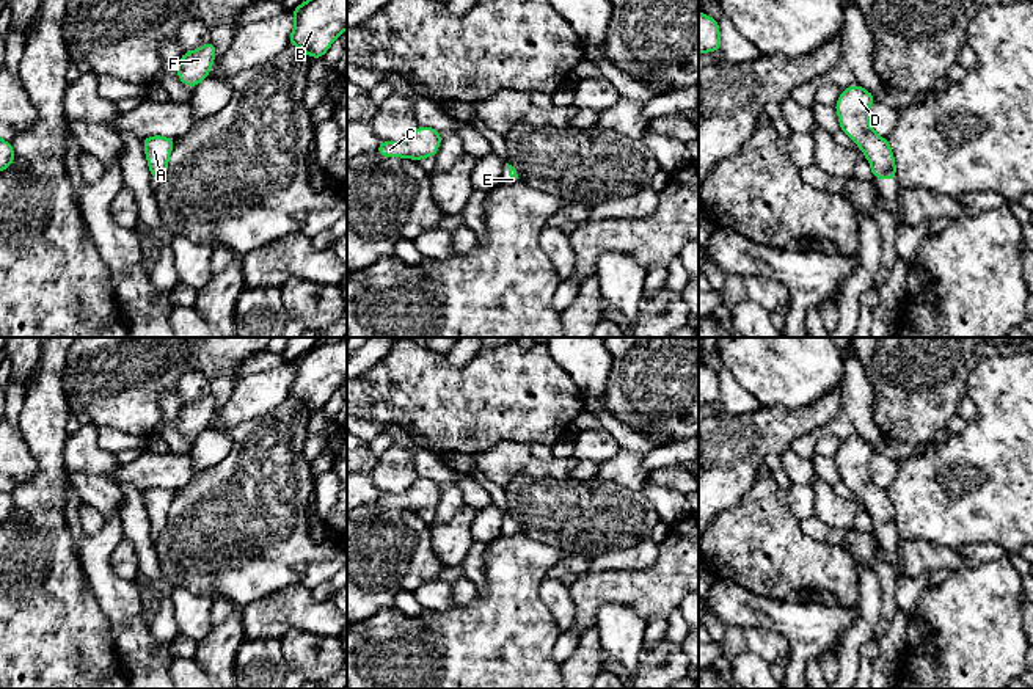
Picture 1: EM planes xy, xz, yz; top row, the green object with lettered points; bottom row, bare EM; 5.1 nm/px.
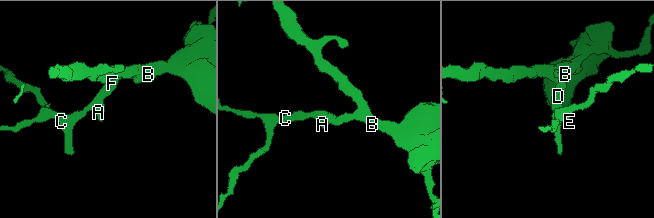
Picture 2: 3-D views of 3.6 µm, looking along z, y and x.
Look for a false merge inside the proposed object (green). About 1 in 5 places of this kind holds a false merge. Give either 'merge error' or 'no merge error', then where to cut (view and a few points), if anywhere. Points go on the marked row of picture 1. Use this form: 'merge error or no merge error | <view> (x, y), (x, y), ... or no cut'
no merge error | no cut

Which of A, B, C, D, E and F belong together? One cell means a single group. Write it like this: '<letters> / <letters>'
A B C D E F

